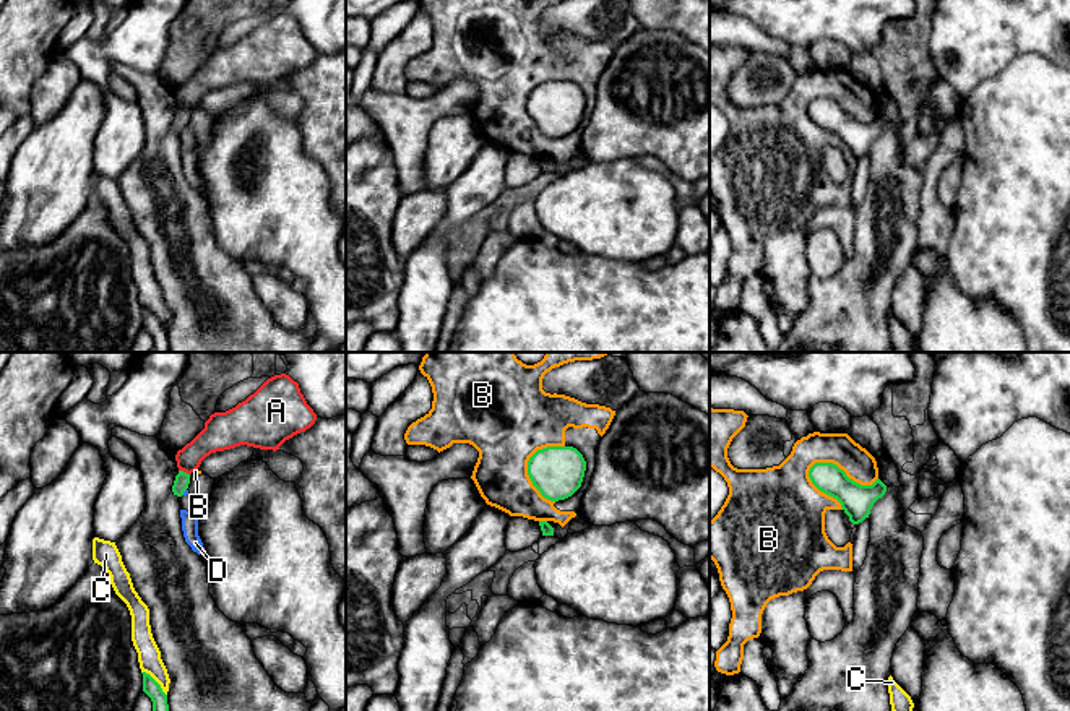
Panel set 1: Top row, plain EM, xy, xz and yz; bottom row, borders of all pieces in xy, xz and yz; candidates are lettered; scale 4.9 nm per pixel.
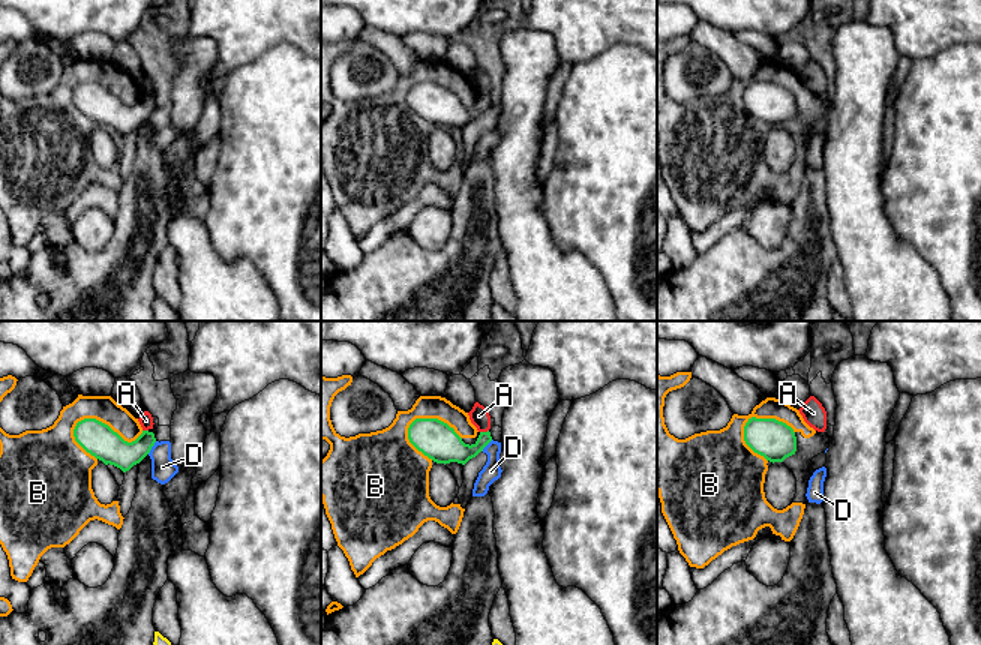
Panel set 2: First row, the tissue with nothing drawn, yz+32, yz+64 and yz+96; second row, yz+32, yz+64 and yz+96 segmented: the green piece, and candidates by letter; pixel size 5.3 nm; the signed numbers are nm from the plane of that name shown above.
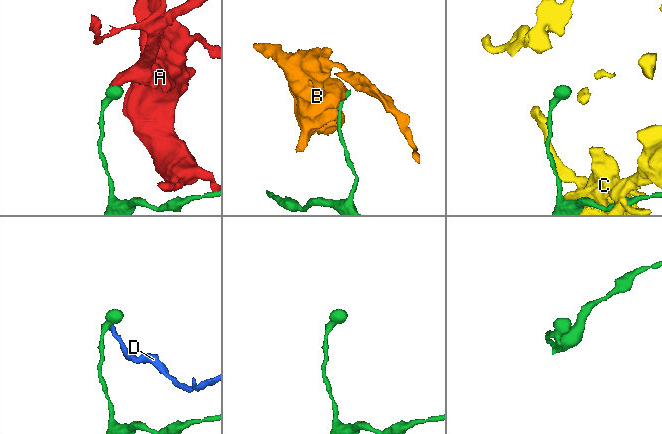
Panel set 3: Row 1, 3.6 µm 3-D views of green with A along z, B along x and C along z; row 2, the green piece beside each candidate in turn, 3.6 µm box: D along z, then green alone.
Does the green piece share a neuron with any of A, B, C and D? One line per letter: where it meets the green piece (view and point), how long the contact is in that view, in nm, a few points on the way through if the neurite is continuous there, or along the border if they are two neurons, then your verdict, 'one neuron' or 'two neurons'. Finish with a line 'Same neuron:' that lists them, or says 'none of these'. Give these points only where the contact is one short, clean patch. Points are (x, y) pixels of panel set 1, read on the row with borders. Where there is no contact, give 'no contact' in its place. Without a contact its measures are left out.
A: contact xy (182, 471); length 60 nm; border xy (179, 469), (189, 474); two neurons
B: contact yz (843, 471); length 360 nm; two neurons
C: contact xy (156, 682); length 180 nm; two neurons
D: contact xy (184, 491); length 40 nm; two neurons
Same neuron: none of these

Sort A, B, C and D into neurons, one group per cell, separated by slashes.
A / B / C / D

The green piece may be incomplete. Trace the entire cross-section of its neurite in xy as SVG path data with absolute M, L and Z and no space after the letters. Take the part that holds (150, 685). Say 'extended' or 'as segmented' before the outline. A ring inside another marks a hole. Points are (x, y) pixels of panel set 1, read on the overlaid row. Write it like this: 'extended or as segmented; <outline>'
as segmented; M146 672L143 674L143 692L153 701L153 711L169 711L167 695L162 692L161 685Z

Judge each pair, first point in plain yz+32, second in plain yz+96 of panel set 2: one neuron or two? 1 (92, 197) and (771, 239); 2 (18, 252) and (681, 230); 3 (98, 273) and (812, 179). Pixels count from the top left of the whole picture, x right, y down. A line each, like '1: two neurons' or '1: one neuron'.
1: two neurons
2: one neuron
3: one neuron

